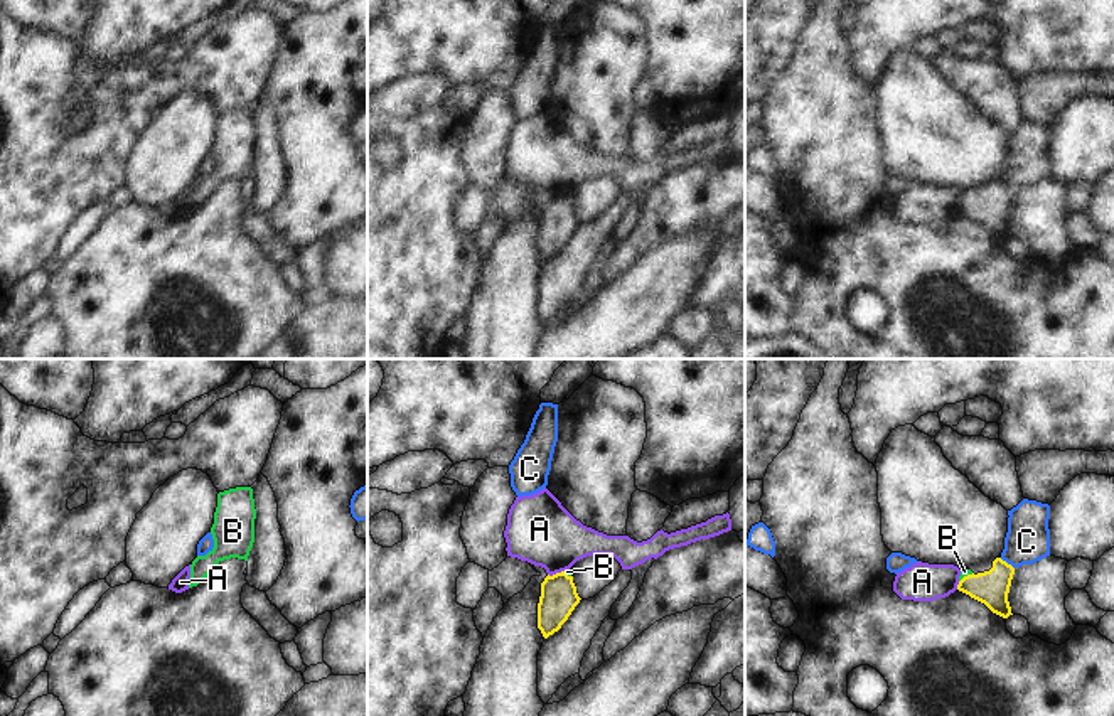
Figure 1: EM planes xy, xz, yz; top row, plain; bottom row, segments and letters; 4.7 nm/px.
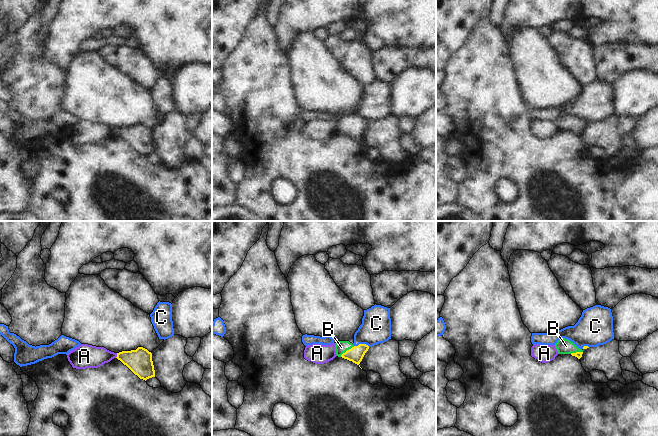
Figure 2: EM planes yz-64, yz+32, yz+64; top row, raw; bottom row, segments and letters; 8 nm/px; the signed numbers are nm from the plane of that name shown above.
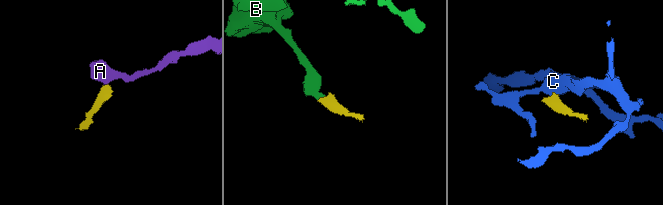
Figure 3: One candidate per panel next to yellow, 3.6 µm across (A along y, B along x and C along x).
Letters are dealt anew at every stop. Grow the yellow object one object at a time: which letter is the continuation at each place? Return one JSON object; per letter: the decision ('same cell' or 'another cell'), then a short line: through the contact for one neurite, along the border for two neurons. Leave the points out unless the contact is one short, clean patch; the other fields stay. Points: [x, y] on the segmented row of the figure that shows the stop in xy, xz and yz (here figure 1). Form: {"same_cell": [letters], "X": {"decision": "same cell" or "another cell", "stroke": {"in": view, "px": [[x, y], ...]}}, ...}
{"same_cell": ["B"], "A": {"decision": "another cell", "stroke": {"in": "xz", "px": [[563, 570], [548, 575]]}}, "B": {"decision": "same cell", "stroke": {"in": "yz", "px": [[991, 588], [980, 587], [968, 575], [964, 571]]}}, "C": {"decision": "another cell", "stroke": {"in": "yz", "px": [[1000, 558], [1013, 568]]}}}

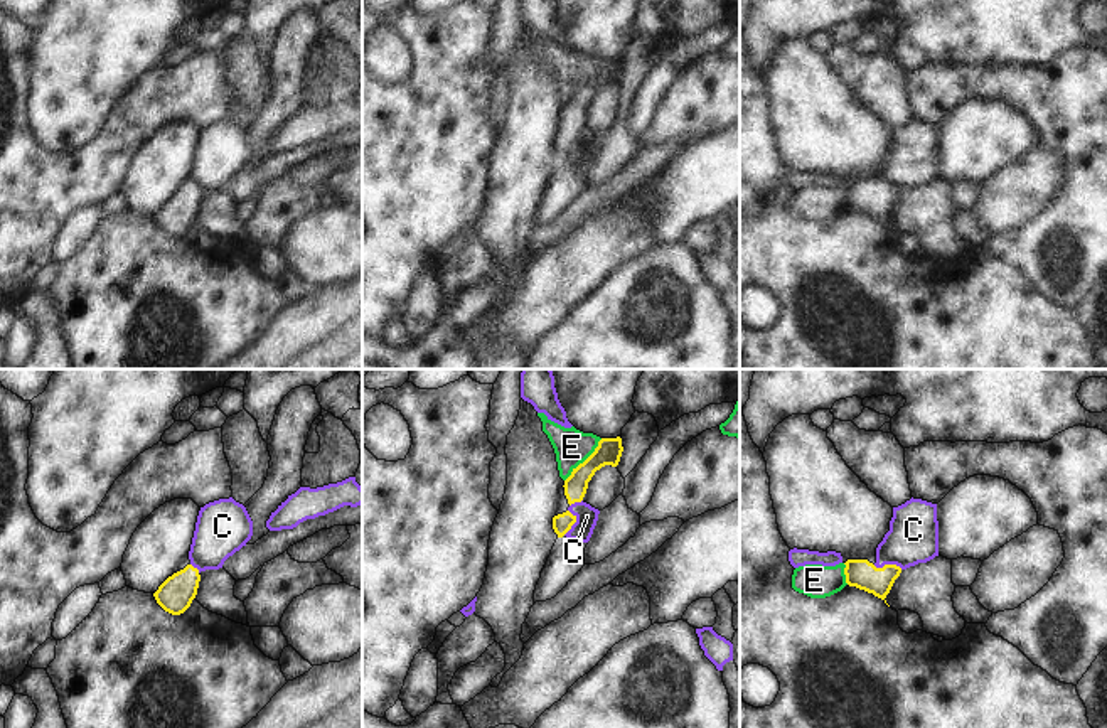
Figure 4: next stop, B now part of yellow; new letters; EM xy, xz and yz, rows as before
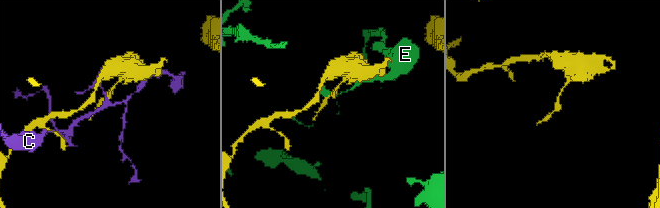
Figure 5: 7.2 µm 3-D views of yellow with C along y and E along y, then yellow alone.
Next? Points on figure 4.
{"same_cell": [], "C": {"decision": "another cell"}, "E": {"decision": "another cell", "stroke": {"in": "xz", "px": [[602, 438], [565, 481]]}}}

